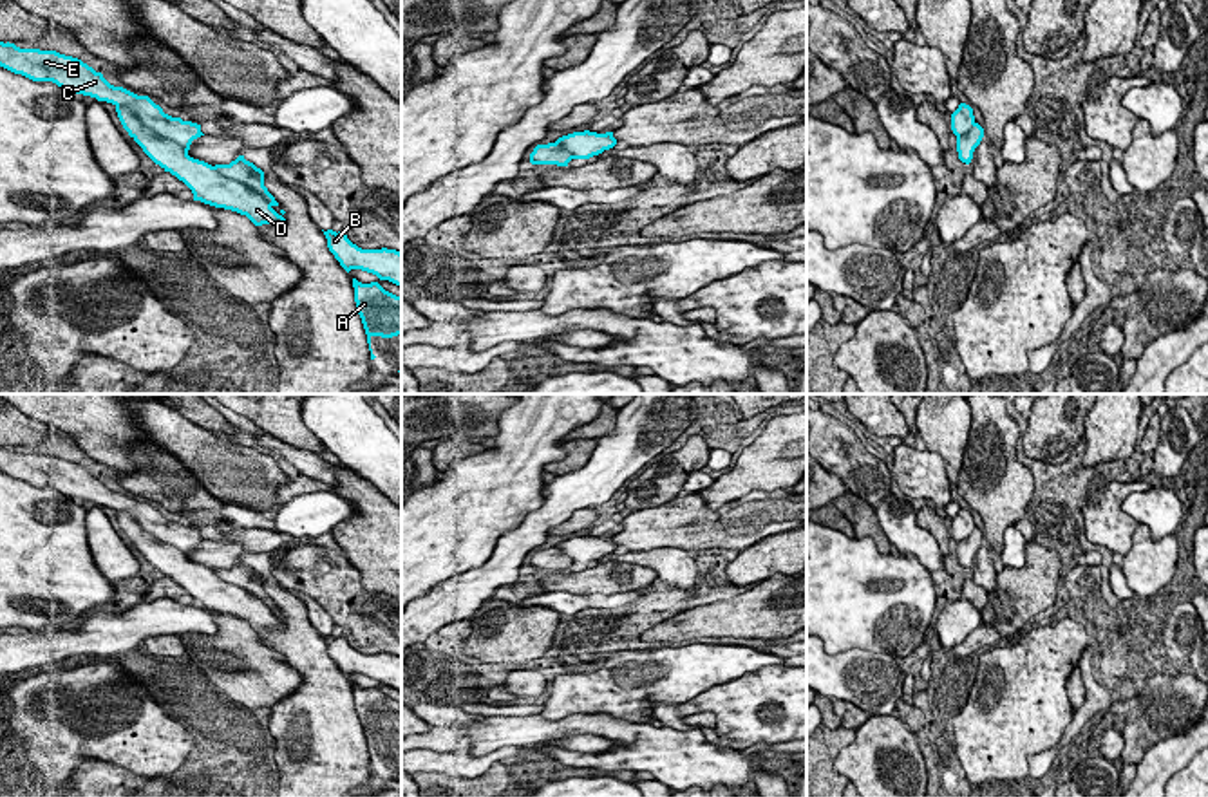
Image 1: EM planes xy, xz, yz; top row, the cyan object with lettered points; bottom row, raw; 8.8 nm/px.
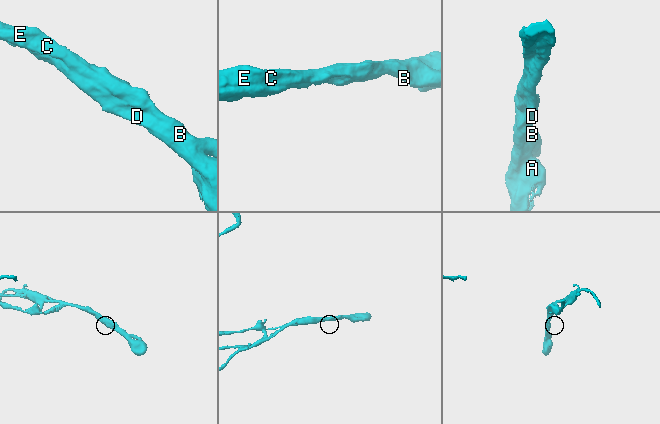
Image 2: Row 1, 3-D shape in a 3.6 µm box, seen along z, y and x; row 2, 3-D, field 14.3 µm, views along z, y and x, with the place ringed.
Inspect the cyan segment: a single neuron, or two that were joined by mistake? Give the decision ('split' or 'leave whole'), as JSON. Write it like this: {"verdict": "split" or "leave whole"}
{"verdict": "leave whole"}

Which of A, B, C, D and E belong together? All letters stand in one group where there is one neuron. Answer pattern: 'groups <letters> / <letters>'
groups A B C D E

